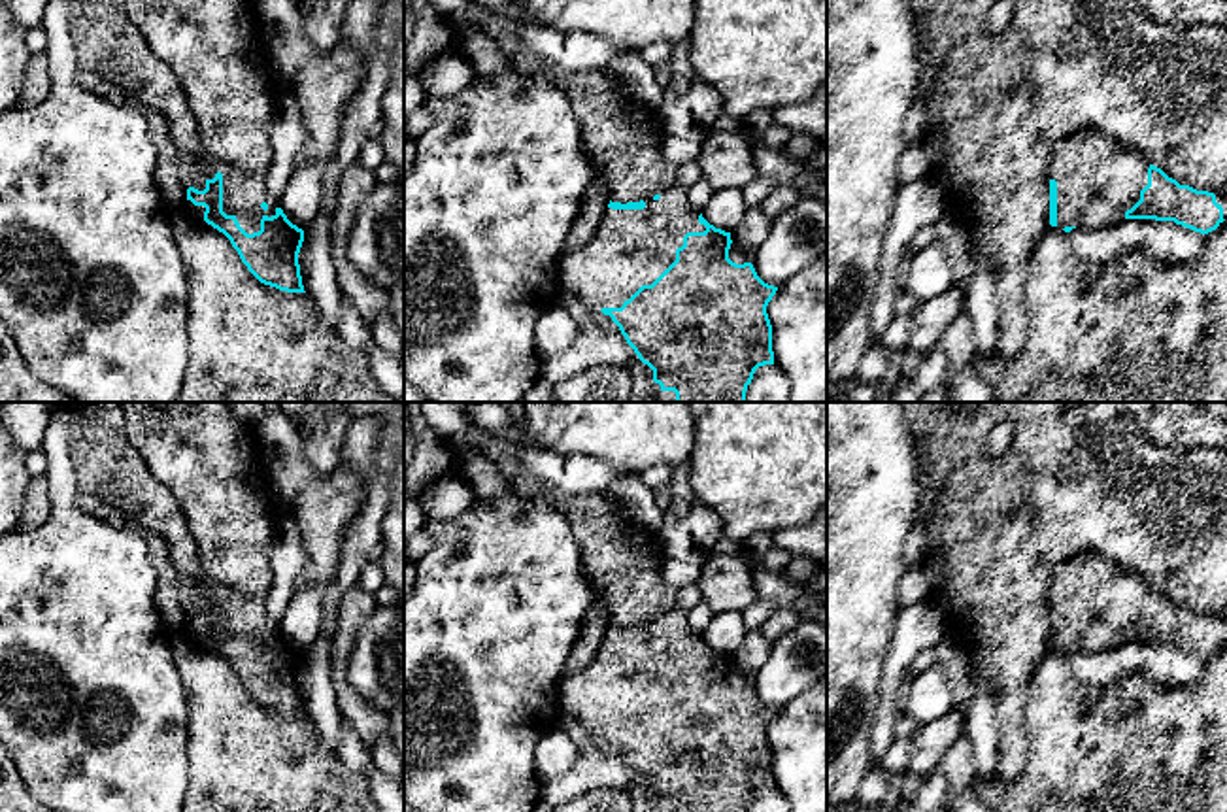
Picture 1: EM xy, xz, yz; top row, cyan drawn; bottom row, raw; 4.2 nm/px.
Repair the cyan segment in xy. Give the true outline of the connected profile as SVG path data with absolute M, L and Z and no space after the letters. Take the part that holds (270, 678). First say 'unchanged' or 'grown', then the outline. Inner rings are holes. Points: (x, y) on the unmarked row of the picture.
grown; M68 402L68 406L72 412L66 427L70 463L77 476L79 495L92 495L121 510L134 523L160 534L176 568L187 623L206 631L204 644L230 663L242 685L261 706L287 716L306 716L298 687L304 653L270 623L264 597L240 595L206 578L196 542L176 497L151 474L142 455L126 440L121 404Z

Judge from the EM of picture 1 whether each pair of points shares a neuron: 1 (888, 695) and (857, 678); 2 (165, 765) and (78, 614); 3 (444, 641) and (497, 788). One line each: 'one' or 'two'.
1: two
2: one
3: one

